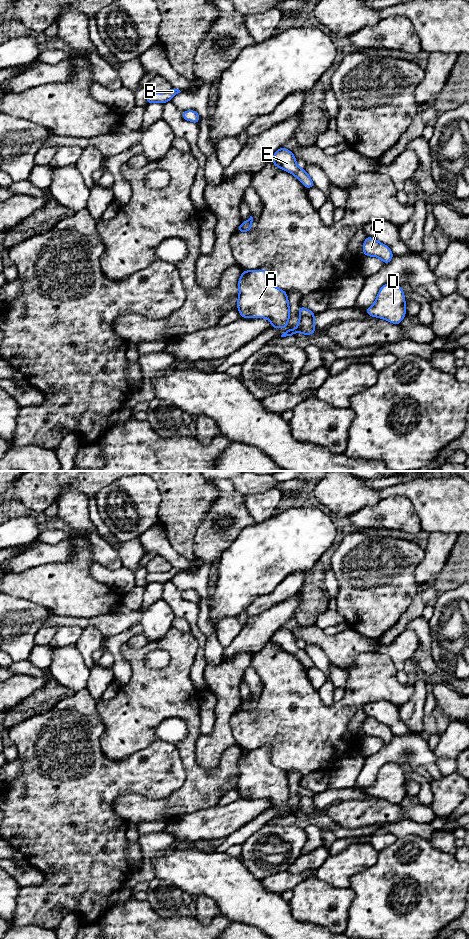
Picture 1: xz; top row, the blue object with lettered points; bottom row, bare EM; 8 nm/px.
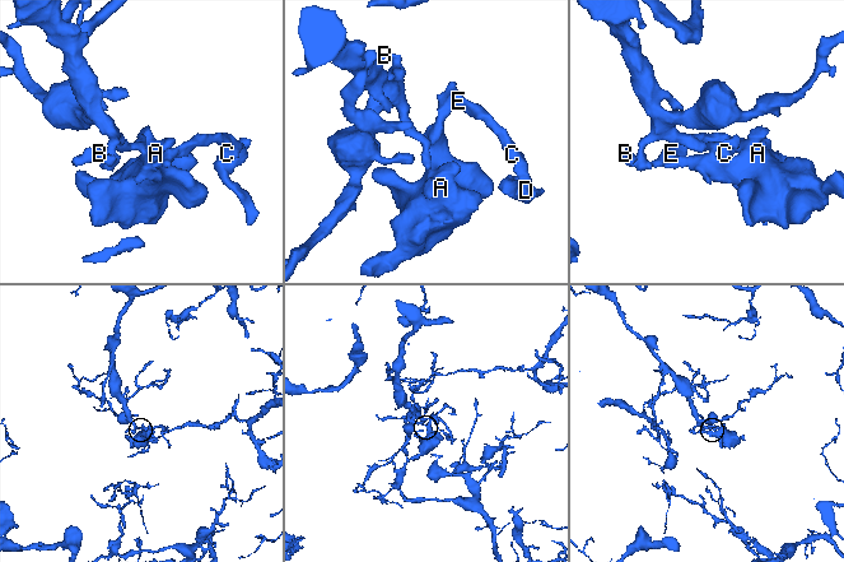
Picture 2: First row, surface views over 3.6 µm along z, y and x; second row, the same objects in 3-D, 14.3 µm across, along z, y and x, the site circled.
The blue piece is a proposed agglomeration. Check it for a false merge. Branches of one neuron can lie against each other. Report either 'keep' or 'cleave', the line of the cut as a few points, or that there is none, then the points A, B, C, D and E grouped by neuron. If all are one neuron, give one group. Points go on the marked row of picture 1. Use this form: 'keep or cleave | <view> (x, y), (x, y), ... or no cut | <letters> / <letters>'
cleave | xz (239, 226), (240, 231) | A C D E / B

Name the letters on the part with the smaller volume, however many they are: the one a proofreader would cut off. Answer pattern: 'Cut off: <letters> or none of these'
Cut off: A, C, D, E

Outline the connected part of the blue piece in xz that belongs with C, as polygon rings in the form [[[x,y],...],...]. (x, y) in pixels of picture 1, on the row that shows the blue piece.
[[[369,236],[364,240],[363,253],[364,256],[379,257],[384,265],[388,264],[394,256],[389,246]]]

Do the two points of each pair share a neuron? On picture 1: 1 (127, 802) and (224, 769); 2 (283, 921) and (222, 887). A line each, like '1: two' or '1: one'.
1: one
2: one

